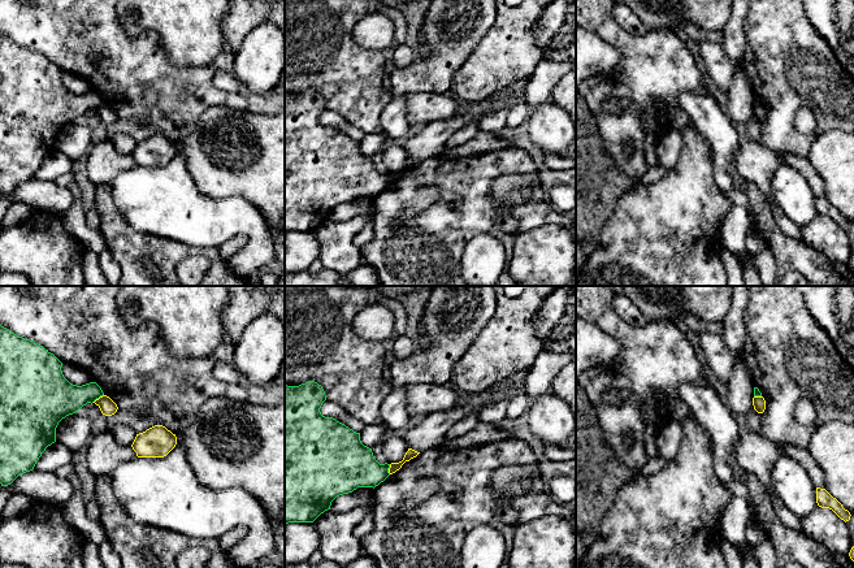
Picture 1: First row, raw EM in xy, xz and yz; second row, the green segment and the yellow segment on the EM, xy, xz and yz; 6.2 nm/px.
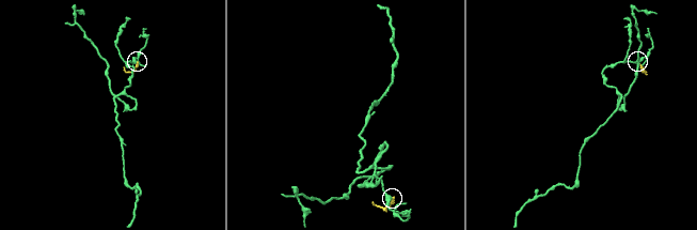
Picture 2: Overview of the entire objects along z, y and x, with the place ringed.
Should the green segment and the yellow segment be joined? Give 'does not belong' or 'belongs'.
does not belong

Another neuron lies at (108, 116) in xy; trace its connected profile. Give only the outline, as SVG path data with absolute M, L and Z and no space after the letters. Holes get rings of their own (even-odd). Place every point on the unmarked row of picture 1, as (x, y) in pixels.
M107 104L100 105L94 110L105 125L112 125L117 121L117 113Z

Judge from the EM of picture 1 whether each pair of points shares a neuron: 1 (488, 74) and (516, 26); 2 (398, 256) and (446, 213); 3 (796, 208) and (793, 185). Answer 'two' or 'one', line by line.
1: one
2: one
3: one

